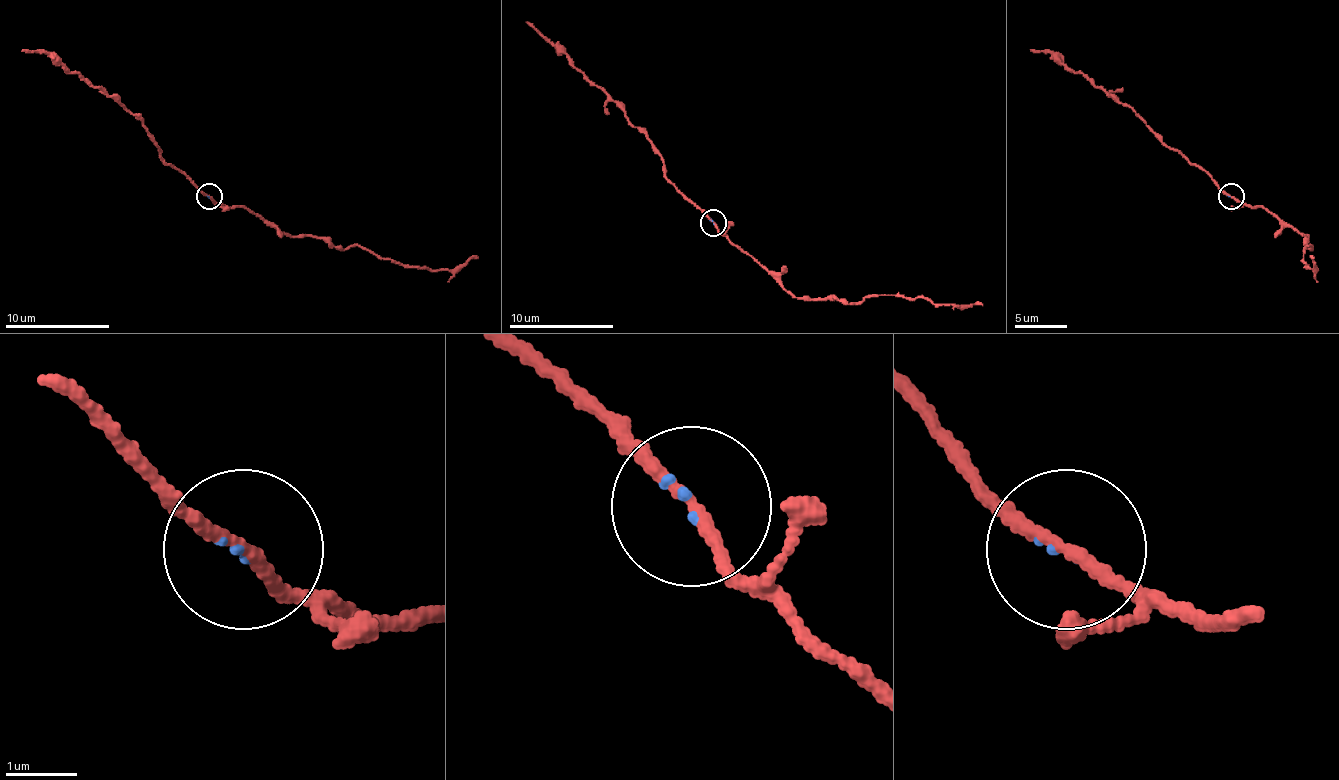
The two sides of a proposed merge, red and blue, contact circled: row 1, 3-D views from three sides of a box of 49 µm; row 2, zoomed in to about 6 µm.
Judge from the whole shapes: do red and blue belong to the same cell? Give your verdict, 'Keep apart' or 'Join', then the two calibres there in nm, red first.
Join. Thickness 170 nm (red) against 70 nm

